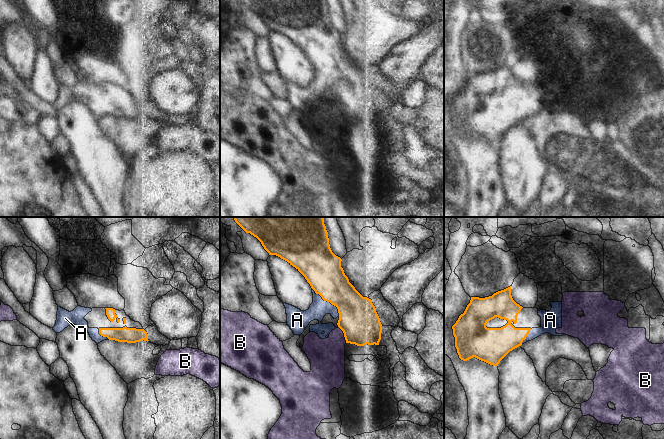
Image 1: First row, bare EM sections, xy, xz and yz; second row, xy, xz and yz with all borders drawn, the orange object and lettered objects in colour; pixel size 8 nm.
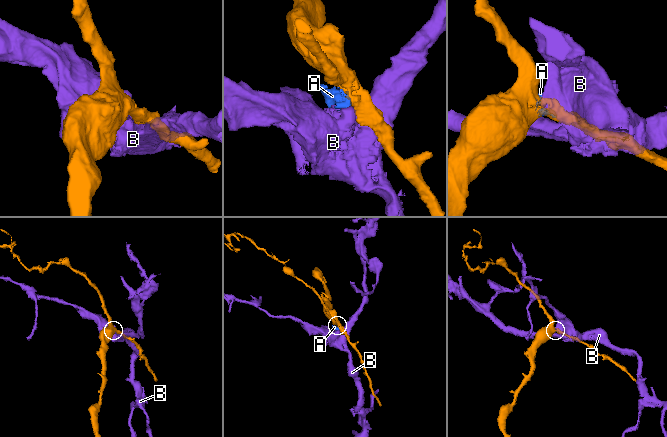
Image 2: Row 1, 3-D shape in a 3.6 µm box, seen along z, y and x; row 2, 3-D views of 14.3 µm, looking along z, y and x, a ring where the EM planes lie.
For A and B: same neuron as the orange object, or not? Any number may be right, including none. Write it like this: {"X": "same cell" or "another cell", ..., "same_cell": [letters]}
{"A": "same cell", "B": "another cell", "same_cell": ["A"]}

